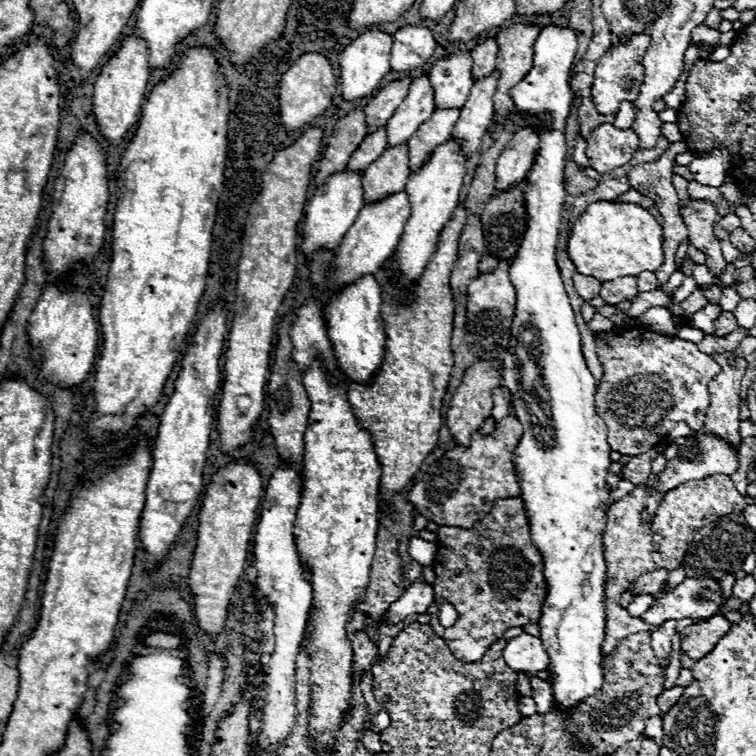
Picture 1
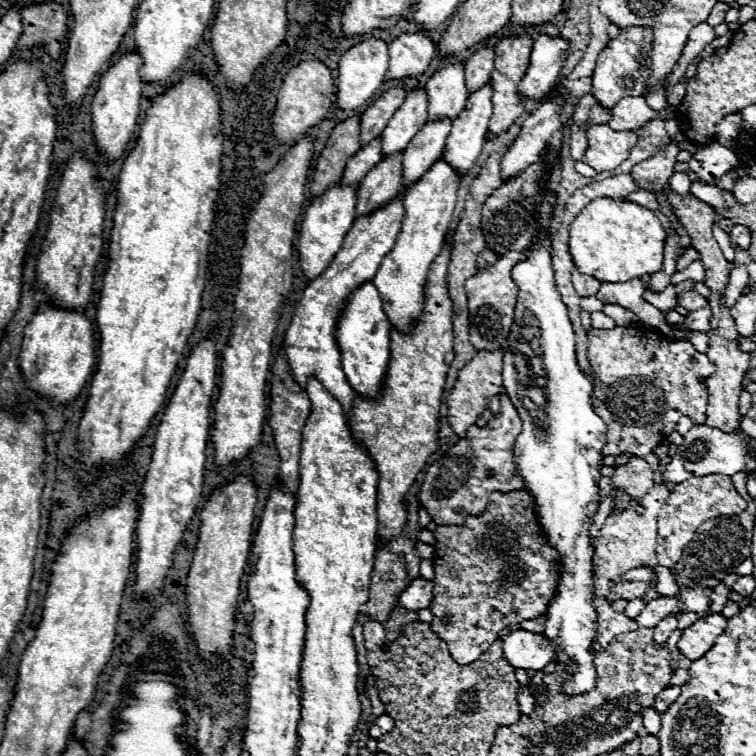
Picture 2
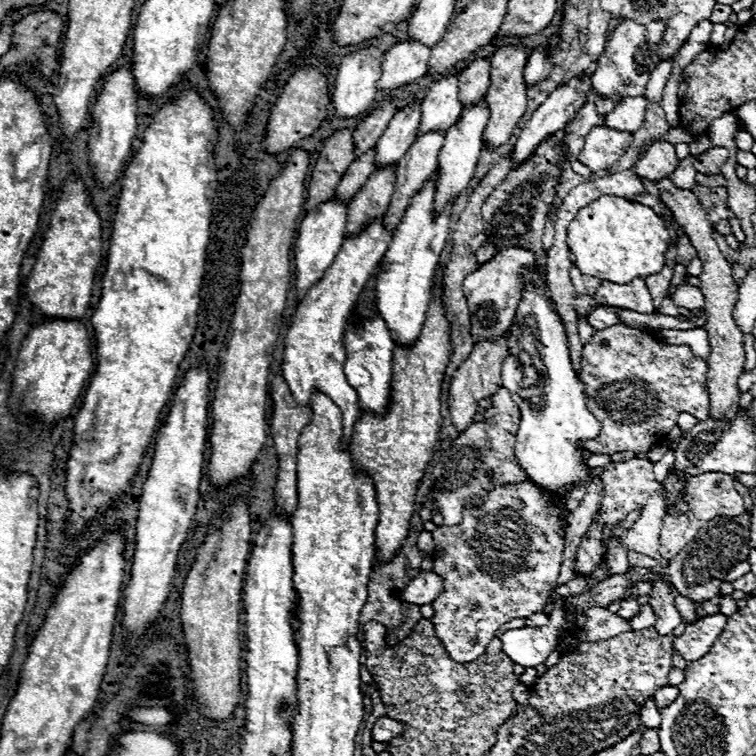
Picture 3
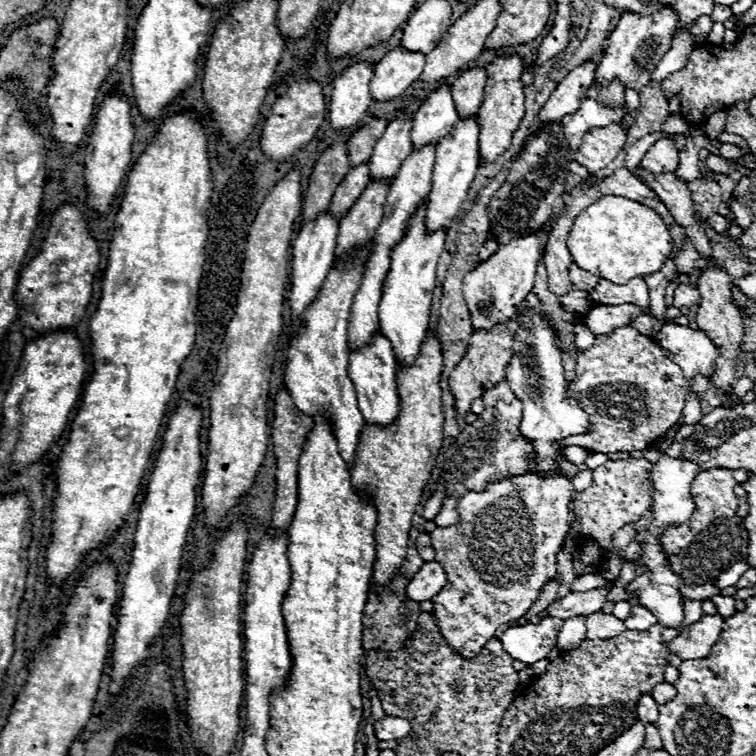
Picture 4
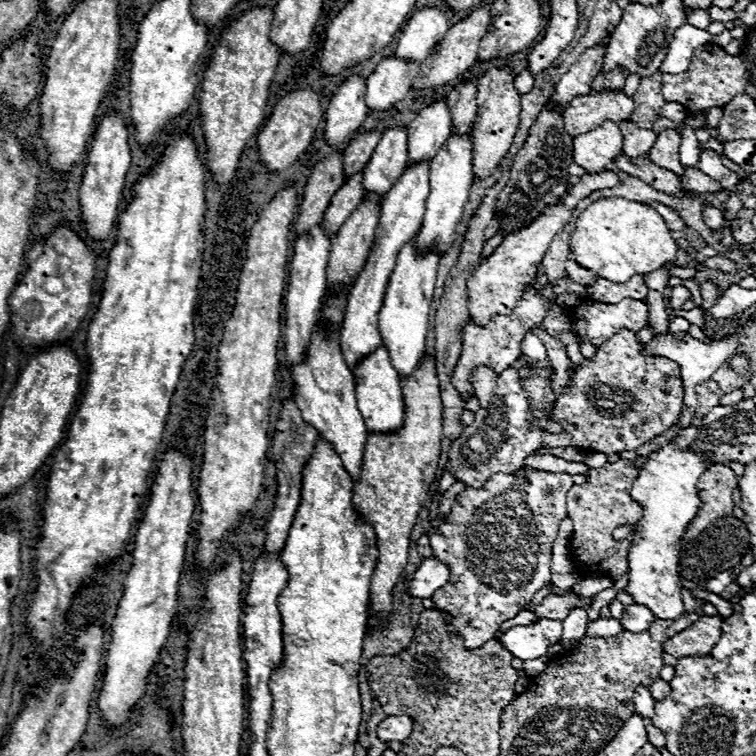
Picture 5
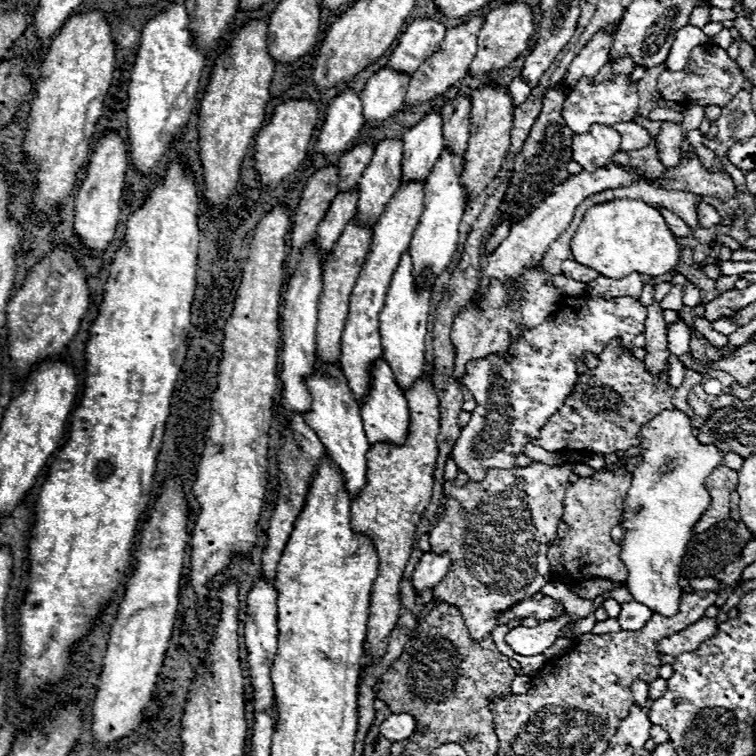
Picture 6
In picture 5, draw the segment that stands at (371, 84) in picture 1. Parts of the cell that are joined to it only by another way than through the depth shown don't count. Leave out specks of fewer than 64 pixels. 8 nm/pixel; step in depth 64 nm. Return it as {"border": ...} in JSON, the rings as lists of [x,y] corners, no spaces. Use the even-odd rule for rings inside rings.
{"border":[[[352,74],[338,86],[336,94],[330,98],[324,128],[324,140],[330,146],[348,144],[356,136],[358,128],[368,116],[364,94],[366,94],[364,80]]]}

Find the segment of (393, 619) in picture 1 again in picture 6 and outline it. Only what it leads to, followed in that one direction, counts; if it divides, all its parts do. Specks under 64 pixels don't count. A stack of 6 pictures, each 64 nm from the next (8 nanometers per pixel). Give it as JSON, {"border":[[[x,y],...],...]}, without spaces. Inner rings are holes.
{"border":[[[424,552],[414,574],[412,574],[412,584],[418,594],[422,594],[428,588],[434,588],[448,572],[452,564],[452,558],[446,554],[434,554],[434,552]]]}

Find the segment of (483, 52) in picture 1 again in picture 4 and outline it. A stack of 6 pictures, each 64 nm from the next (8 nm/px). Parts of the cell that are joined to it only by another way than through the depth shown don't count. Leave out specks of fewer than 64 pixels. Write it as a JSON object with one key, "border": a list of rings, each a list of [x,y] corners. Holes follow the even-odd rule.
{"border":[[[472,68],[464,72],[454,84],[452,84],[452,98],[458,110],[458,116],[474,116],[478,112],[478,106],[482,102],[486,84],[486,70],[484,68]]]}

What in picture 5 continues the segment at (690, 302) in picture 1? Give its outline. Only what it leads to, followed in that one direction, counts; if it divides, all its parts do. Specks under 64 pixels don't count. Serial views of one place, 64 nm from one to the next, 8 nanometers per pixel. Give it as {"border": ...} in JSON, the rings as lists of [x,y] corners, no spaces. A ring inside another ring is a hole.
{"border":[[[674,286],[670,292],[670,308],[680,310],[682,304],[686,302],[686,298],[690,298],[690,290],[684,286]]]}

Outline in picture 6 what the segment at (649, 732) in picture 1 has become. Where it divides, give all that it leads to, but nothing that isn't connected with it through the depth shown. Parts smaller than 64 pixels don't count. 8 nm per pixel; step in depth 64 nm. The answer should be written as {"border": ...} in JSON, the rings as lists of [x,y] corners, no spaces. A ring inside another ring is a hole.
{"border":[[[634,680],[632,682],[632,694],[634,694],[634,702],[644,706],[648,700],[648,684],[644,680]]]}

